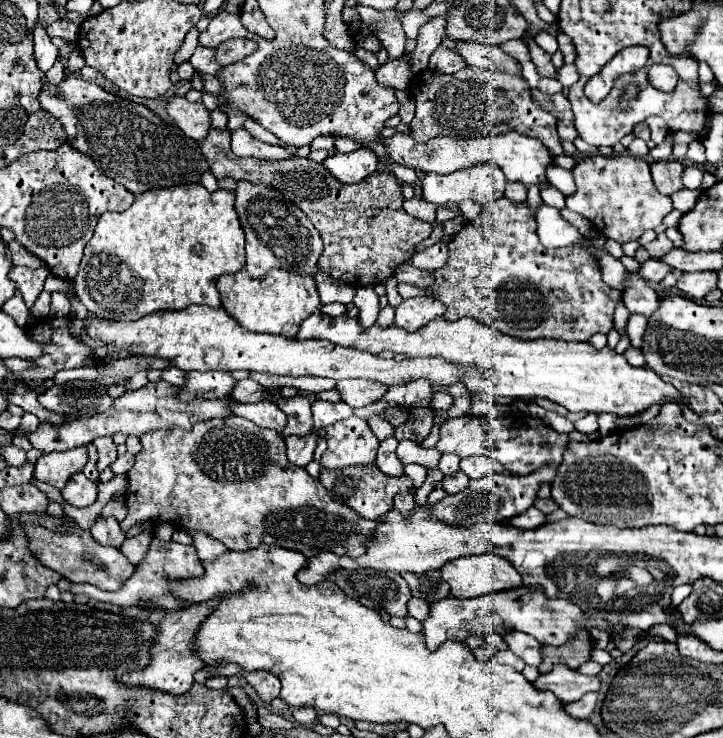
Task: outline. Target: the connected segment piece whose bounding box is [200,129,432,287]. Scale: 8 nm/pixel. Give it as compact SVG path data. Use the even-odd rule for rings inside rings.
M212 129L210 135L200 143L200 147L202 147L202 153L208 159L210 171L216 179L230 177L236 181L246 179L246 181L252 181L256 185L272 185L278 193L282 193L288 201L292 201L292 205L296 205L300 211L304 211L324 241L324 251L318 259L318 267L324 273L328 273L332 279L338 279L346 285L352 285L352 287L370 285L370 287L374 287L378 283L384 283L388 277L394 275L398 265L412 259L416 245L420 245L432 233L430 223L420 221L404 211L404 207L402 207L404 195L400 189L400 183L390 173L374 173L372 177L364 179L362 183L340 187L340 181L336 181L336 177L332 177L332 173L328 173L328 169L324 169L324 163L316 163L310 157L292 155L292 157L282 159L282 161L258 159L258 157L236 157L230 149L230 133L228 131Z

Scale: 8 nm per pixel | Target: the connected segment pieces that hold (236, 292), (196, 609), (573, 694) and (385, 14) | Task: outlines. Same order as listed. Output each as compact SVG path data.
M242 269L232 275L222 275L216 283L222 299L222 307L236 319L242 327L250 331L270 333L270 331L298 331L300 323L318 311L320 297L316 281L308 275L296 275L288 271L274 269L264 279L252 279Z
M202 603L202 605L190 605L186 609L178 609L178 611L170 611L164 615L164 619L158 625L158 633L152 641L150 647L150 663L144 669L126 673L120 677L120 683L124 685L132 685L132 687L146 687L146 689L156 689L160 693L172 693L172 695L184 695L192 683L194 683L194 673L202 669L202 661L192 653L190 649L190 641L196 635L200 623L204 621L204 617L208 617L208 613L212 611L214 603Z
M556 665L550 673L540 675L532 685L540 691L554 693L562 703L572 703L578 701L588 691L598 691L600 679L596 675L594 677L582 675L566 665Z
M358 5L355 7L360 19L372 30L388 51L388 59L398 59L404 55L406 35L402 31L398 11L377 11L372 7Z

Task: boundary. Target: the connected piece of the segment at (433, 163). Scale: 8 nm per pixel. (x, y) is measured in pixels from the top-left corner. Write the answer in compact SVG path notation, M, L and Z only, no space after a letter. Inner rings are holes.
M396 133L388 139L384 139L384 147L388 157L394 163L412 167L420 173L438 173L438 175L448 175L452 171L468 169L472 165L482 165L490 163L496 165L498 169L504 171L506 181L510 183L522 183L524 187L530 185L548 185L546 179L546 167L554 165L552 153L542 145L542 141L536 141L532 137L524 137L522 133L504 133L496 137L480 137L480 139L452 139L452 137L434 137L428 143L416 145L416 141L406 135L406 133Z

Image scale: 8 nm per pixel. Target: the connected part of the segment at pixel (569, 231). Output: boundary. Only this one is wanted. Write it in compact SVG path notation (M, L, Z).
M542 205L536 215L537 234L544 247L560 249L560 247L572 247L588 243L584 235L578 233L562 215L560 209L554 209L550 205Z

